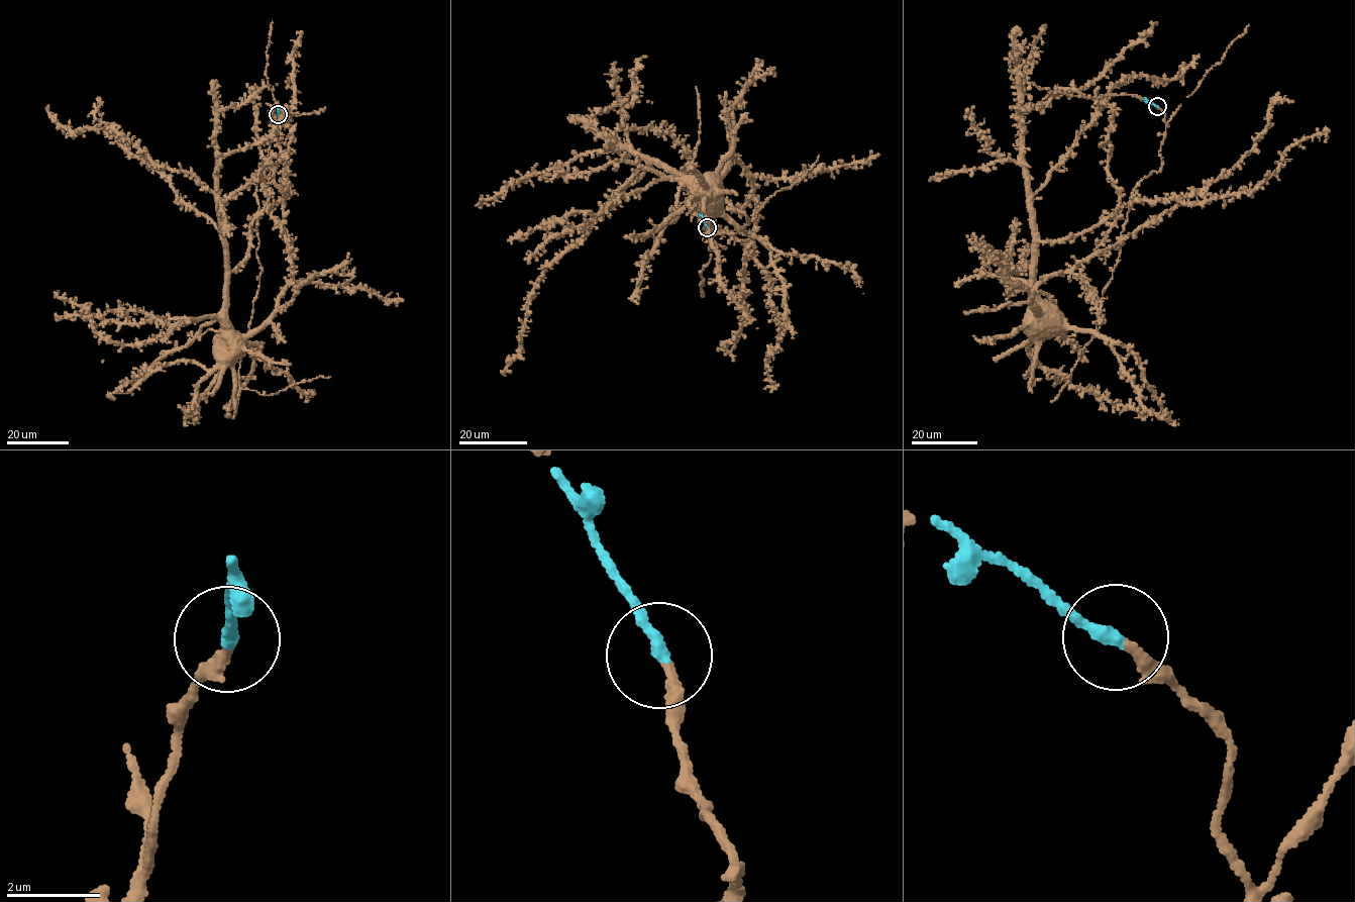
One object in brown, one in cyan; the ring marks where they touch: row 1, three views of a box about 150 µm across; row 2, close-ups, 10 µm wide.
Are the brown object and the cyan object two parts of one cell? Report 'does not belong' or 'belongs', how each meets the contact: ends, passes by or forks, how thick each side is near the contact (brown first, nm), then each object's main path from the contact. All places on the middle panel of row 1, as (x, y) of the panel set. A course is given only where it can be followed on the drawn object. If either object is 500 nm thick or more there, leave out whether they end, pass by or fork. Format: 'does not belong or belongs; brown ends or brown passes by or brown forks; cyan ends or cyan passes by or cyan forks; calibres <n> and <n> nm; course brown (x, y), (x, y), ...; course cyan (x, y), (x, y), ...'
belongs; brown ends; cyan ends; calibres 220 and 280 nm; course brown (707, 227), (712, 241), (725, 248), (712, 243), (711, 238), (718, 233), (704, 199), (675, 173), (709, 192); course cyan (707, 227), (700, 214)

